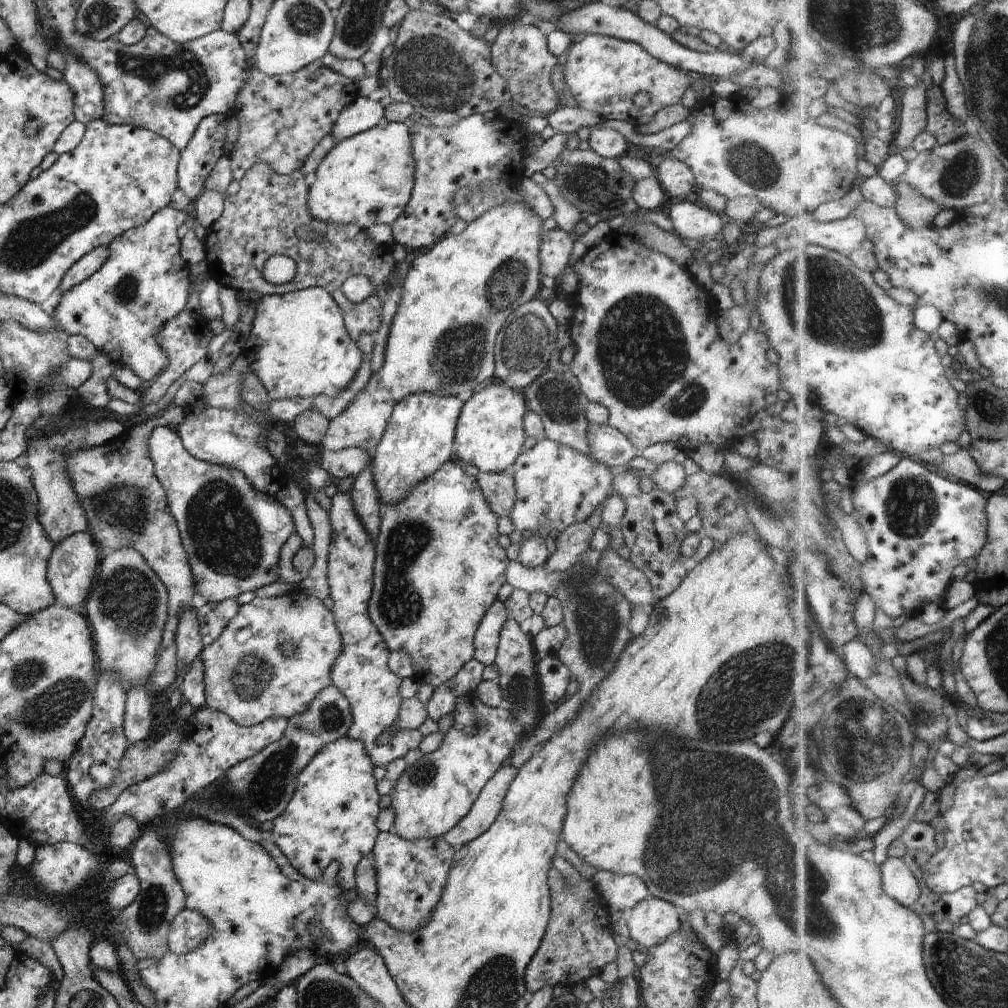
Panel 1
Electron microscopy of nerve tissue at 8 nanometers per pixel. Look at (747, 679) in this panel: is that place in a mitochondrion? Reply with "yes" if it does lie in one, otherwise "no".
yes

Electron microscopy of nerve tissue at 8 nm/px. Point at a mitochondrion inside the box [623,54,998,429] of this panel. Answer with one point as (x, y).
(854, 320)

